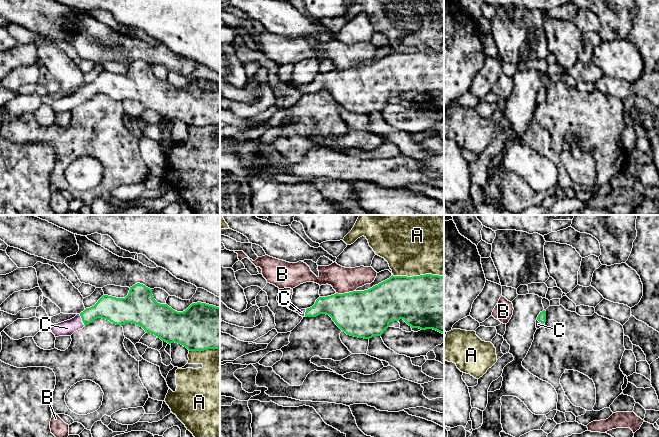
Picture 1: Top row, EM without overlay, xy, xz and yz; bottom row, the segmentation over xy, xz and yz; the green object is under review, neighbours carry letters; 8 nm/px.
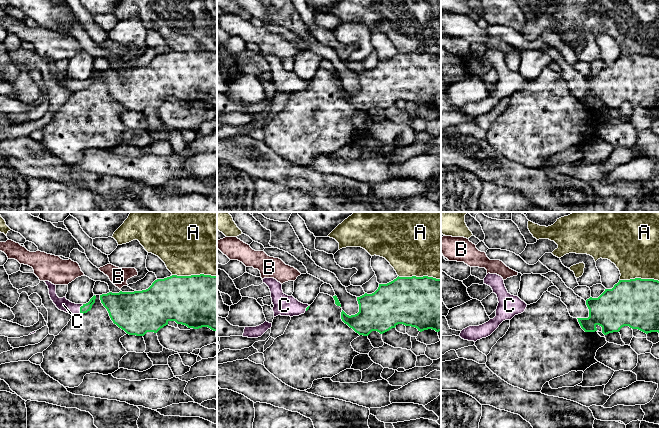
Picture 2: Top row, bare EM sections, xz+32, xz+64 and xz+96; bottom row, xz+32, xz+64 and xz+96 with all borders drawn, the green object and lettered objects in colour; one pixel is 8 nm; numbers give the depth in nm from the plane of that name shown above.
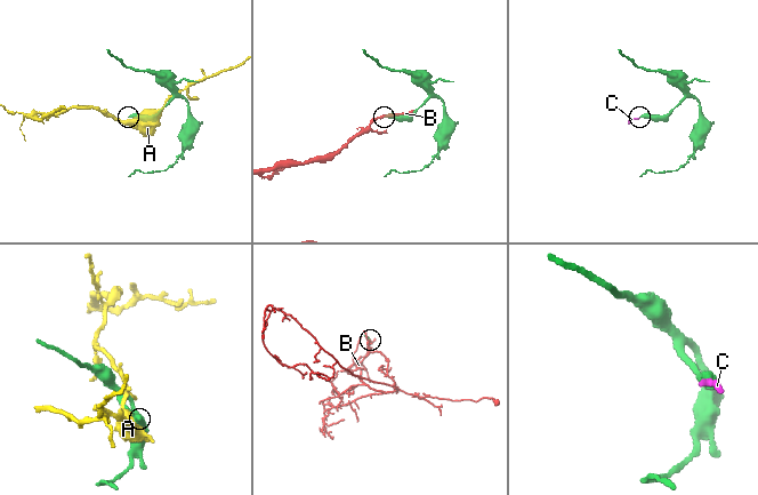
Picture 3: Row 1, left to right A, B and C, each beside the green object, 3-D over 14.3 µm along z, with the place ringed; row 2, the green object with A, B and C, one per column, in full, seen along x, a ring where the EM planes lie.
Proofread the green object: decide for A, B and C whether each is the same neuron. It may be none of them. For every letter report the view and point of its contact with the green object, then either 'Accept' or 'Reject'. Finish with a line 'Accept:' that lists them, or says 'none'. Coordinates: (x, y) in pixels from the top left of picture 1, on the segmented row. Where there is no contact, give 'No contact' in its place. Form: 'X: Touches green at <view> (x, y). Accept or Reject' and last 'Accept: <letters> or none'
A: Touches green at xz (418, 276). Reject
B: Touches green at xz (345, 293). Reject
C: Touches green at xy (82, 320). Accept
Accept: C

